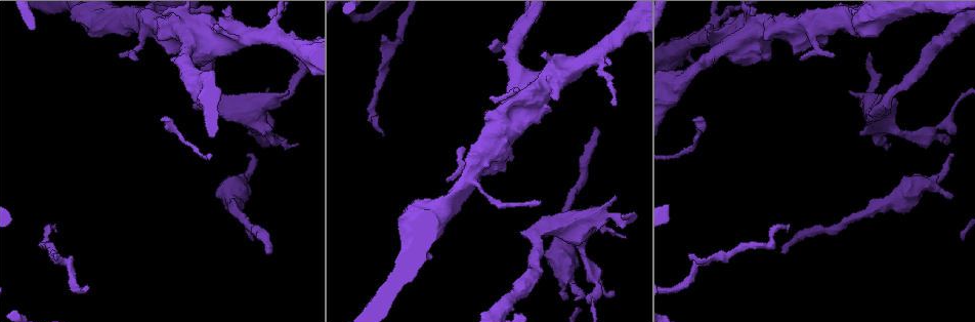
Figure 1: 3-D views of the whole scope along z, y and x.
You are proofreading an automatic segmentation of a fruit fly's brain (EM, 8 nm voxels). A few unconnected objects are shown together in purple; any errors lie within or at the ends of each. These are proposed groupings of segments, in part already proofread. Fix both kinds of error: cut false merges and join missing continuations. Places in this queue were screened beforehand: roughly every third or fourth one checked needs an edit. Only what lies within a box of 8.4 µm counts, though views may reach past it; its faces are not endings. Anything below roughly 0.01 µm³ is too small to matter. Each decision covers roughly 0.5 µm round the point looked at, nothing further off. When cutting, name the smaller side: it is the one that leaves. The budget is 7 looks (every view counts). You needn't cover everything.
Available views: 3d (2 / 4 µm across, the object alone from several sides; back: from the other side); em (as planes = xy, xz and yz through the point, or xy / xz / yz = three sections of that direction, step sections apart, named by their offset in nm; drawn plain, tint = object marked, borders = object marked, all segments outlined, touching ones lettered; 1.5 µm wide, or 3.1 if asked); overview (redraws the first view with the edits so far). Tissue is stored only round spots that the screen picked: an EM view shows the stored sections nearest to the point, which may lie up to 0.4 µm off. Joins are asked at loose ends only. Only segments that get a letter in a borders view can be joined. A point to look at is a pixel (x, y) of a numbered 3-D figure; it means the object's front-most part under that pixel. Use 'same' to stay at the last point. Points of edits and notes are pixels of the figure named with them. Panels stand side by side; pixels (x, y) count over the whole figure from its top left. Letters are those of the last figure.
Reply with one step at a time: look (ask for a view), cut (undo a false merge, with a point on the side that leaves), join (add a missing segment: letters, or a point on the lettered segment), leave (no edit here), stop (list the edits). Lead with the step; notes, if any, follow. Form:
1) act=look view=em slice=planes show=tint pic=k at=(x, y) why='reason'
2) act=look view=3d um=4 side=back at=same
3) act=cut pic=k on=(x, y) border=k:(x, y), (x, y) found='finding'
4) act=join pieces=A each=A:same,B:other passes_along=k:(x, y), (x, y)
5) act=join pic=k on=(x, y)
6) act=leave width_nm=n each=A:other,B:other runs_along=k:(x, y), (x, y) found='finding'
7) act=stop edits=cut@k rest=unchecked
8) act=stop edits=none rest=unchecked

act=look view=3d um=2 pic=1 at=(267, 253) why='an open end'

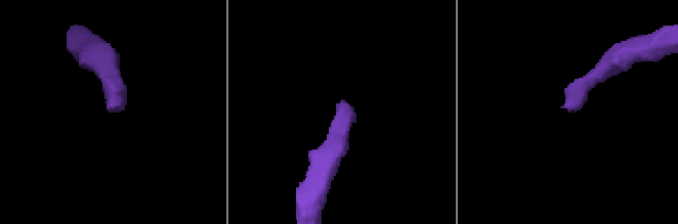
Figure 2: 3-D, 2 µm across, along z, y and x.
act=look view=em slice=xy step=4 show=tint pic=2 at=(337, 108) why='need the tissue'

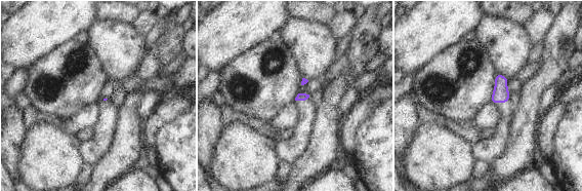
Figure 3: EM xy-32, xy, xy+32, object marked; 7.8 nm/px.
act=look view=em slice=planes show=borders at=same why='cut it another way'

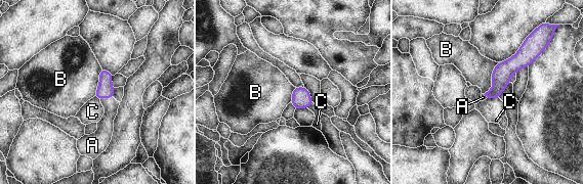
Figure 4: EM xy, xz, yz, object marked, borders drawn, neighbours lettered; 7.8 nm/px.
act=join pieces=A each=A:same,B:other,C:other passes_along=4:(105, 90), (106, 97), (106, 126) found='it goes on there'

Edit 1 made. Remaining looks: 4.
act=look view=overview

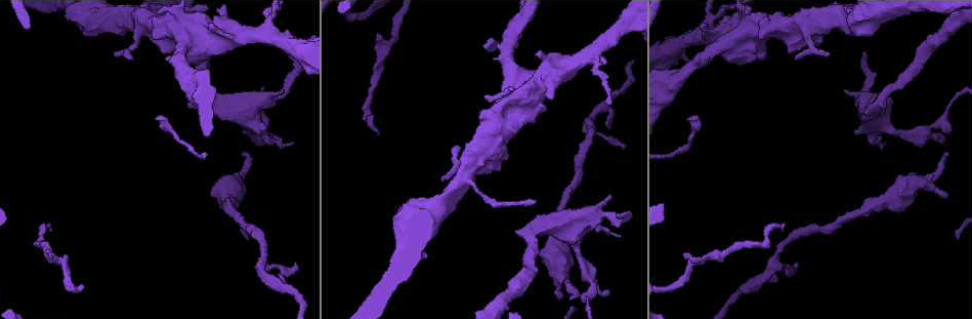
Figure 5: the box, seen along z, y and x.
act=look view=3d um=4 pic=5 at=(827, 53) why='an open end'

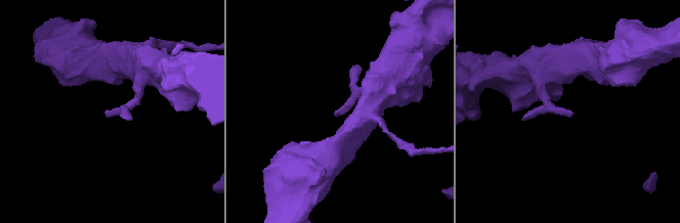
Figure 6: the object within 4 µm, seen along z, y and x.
act=look view=em slice=planes show=plain pic=6 at=(571, 111)

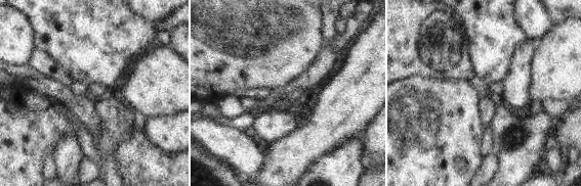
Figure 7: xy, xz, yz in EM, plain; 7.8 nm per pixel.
act=look view=em slice=planes show=borders at=same why='see the neighbours'

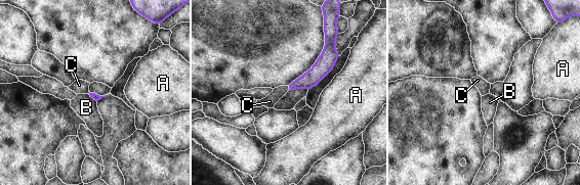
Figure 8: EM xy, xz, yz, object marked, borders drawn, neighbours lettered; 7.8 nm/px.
act=leave each=A:other,B:other,C:other runs_along=8:(328, 45), (327, 60), (289, 89) found='no lettered segment goes on from it'

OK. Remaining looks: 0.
act=stop edits=join@4 rest=unchecked

